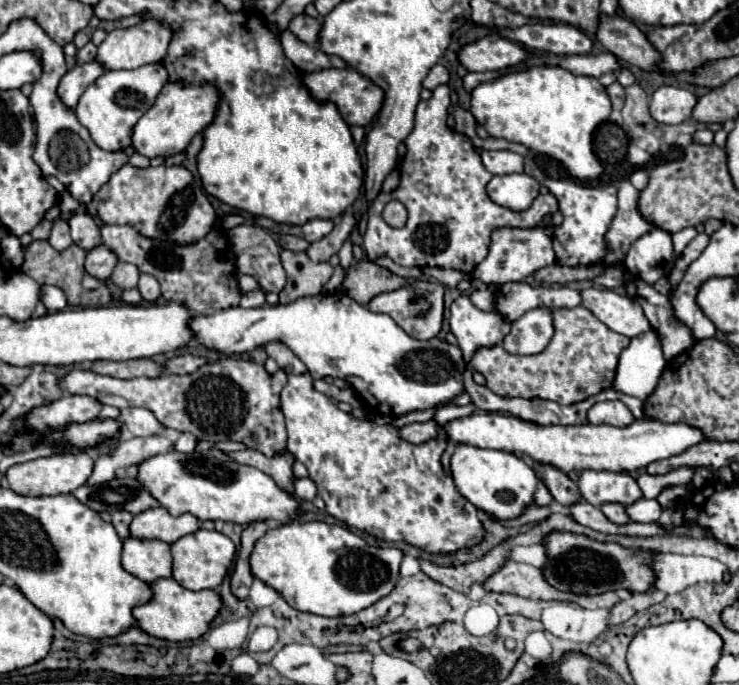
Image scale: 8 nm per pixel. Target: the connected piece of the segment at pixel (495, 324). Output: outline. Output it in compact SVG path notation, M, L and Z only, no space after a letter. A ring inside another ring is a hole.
M467 295L457 297L451 303L451 331L457 337L459 347L463 349L463 357L469 361L473 351L479 347L493 347L501 343L501 339L509 333L511 323L499 315L497 311L485 313L479 311Z

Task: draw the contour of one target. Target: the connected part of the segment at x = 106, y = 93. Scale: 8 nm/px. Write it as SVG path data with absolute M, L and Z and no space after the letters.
M153 63L153 65L143 65L131 71L105 71L95 83L91 83L85 93L81 95L77 107L75 107L75 115L79 119L79 123L83 127L87 127L87 131L91 133L91 139L105 151L119 151L119 149L127 149L131 147L131 131L133 131L133 123L137 123L137 119L153 105L153 99L159 95L161 87L167 83L167 71L161 63Z

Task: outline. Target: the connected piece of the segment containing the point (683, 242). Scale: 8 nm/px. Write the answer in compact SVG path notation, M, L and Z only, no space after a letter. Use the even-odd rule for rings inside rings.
M687 227L687 229L681 229L679 233L675 233L675 235L673 235L673 247L675 247L675 253L681 255L681 251L687 247L687 243L689 243L691 239L695 239L695 235L697 235L697 231L695 231L693 227Z

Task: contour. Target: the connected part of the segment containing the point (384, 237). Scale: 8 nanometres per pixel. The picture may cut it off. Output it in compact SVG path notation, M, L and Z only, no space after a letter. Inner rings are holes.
M439 85L431 99L419 101L415 127L405 139L407 153L401 161L401 183L395 191L381 193L377 203L369 207L363 247L371 261L389 257L403 267L443 267L471 275L475 265L487 257L493 229L539 227L545 215L557 211L557 201L551 193L539 193L525 211L511 211L493 203L485 195L491 173L485 171L479 151L465 135L449 129L445 123L449 105L447 85ZM391 199L401 201L409 211L409 219L401 229L389 227L381 217L383 207Z

